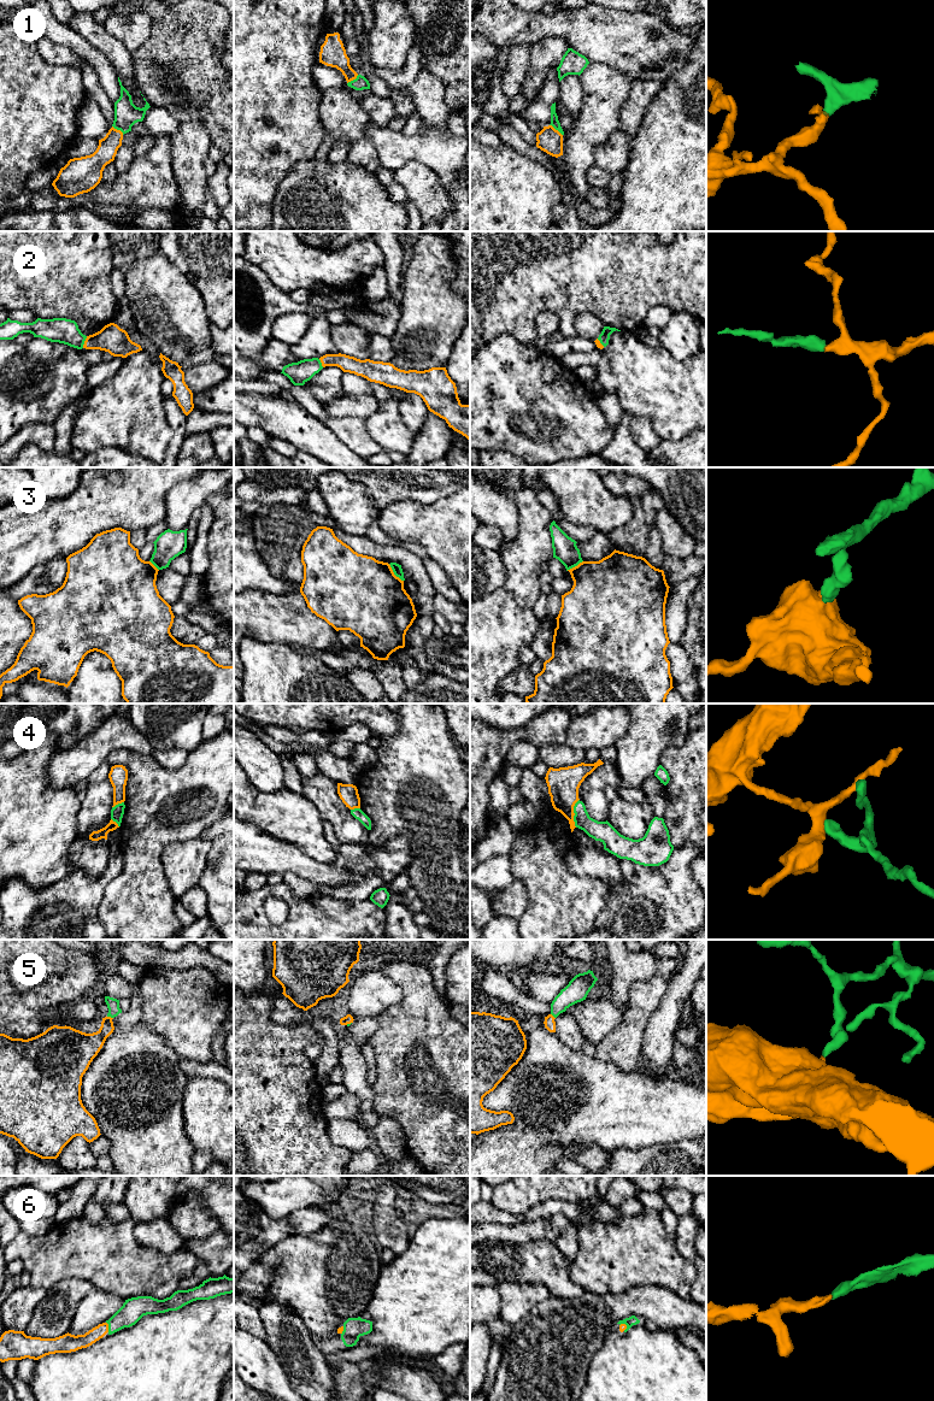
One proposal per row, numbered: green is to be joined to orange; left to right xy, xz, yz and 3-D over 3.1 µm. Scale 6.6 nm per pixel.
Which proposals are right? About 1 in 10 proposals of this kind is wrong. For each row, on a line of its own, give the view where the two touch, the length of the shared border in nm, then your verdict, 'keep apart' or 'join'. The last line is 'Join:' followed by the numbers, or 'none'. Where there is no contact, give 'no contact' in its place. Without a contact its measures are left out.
1: contact in yz; length 120 nm; join
2: contact in xy; length 90 nm; join
3: contact in xz; length 160 nm; keep apart
4: contact in yz; length 190 nm; keep apart
5: contact in xy; length 40 nm; join
6: contact in xy; length 70 nm; join
Join: 1, 2, 5, 6

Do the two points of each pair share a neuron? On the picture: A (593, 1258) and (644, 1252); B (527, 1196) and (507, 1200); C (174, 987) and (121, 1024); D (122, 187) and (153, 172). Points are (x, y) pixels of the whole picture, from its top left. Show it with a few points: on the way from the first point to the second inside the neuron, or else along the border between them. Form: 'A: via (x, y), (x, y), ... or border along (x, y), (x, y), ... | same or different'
A: via (605, 1258), (616, 1258), (632, 1253) | same
B: via (522, 1196), (512, 1196) | same
C: border along (137, 983), (142, 1011), (140, 1022) | different
D: via (129, 187), (139, 187), (146, 180) | same

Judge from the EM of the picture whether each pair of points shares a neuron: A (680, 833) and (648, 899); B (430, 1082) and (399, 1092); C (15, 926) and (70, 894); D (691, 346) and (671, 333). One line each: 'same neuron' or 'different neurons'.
A: different neurons
B: same neuron
C: same neuron
D: same neuron

